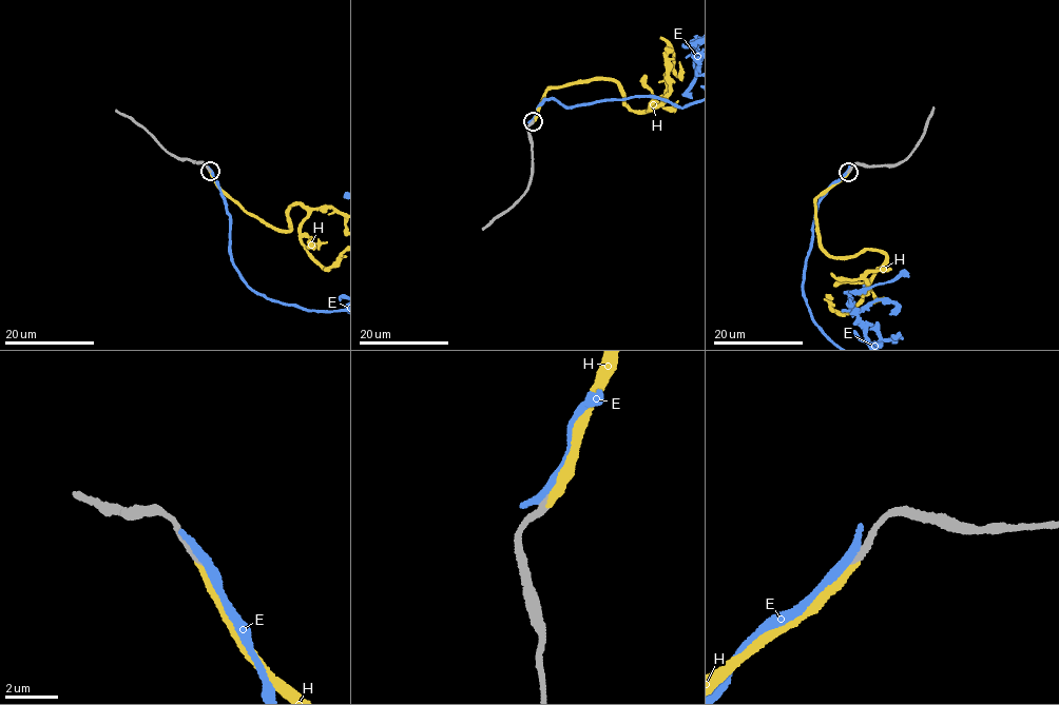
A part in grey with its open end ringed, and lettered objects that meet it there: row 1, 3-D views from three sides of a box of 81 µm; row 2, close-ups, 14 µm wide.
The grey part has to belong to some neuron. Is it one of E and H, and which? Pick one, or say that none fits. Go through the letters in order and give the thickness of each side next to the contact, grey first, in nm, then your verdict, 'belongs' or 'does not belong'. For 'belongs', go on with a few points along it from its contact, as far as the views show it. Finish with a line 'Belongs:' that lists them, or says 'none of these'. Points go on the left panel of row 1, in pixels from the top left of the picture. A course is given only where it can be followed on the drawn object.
E: 320 nm thick on the grey side, 420 nm on the other; does not belong
H: 300 nm thick on the grey side, 320 nm on the other; belongs; it runs (210, 171), (276, 229), (290, 230), (288, 210), (301, 202), (301, 237), (326, 270)
Belongs: H

